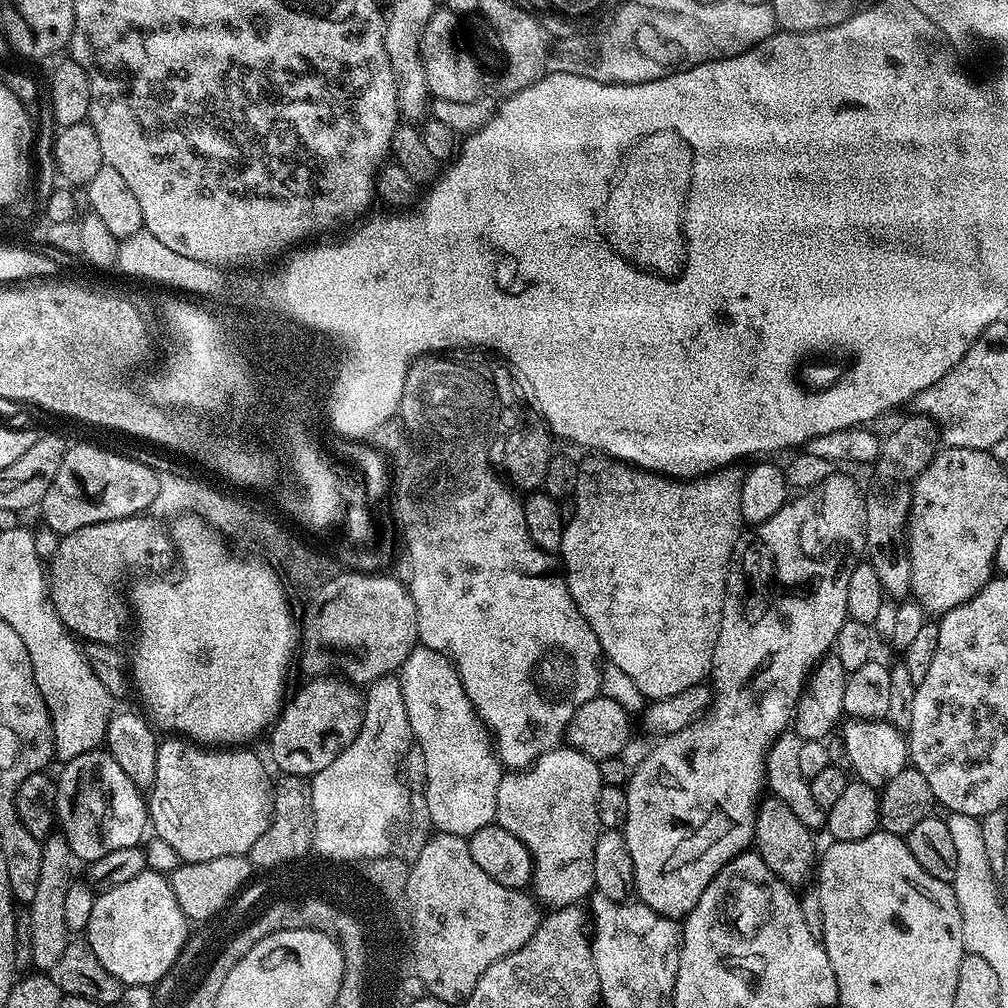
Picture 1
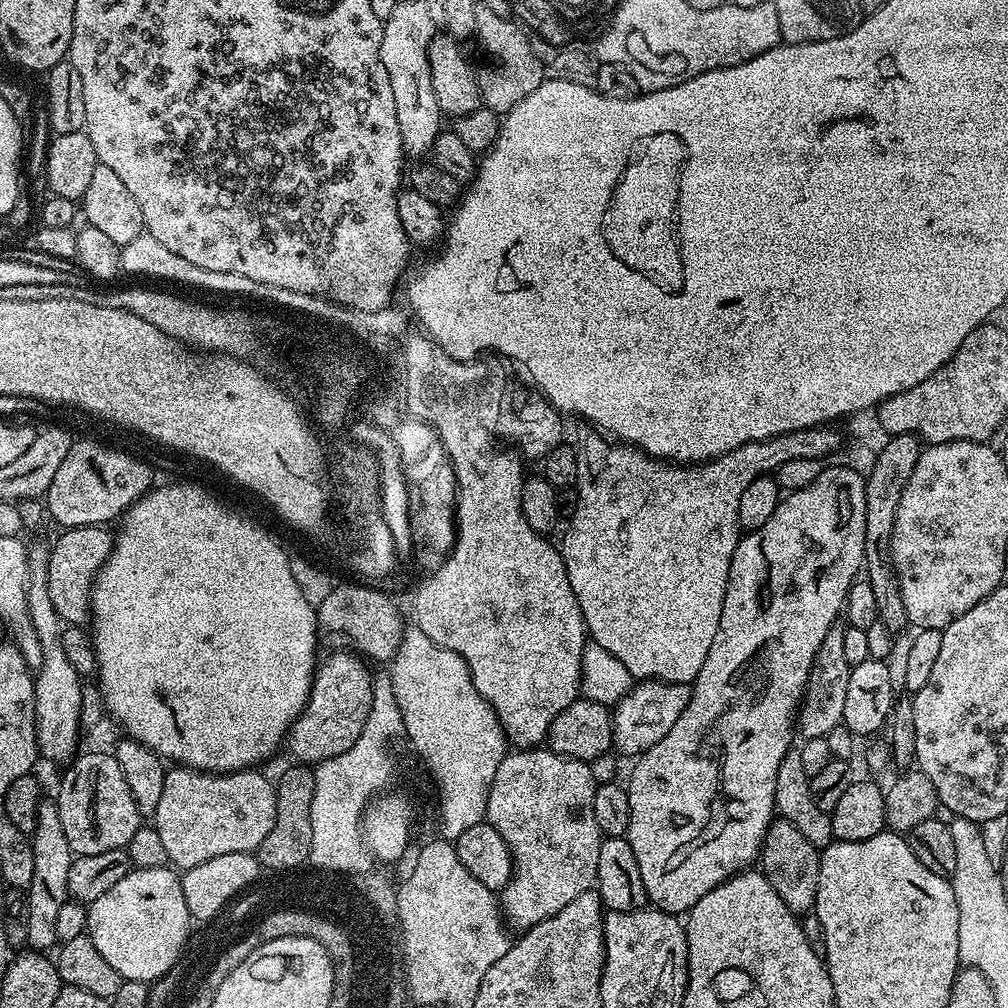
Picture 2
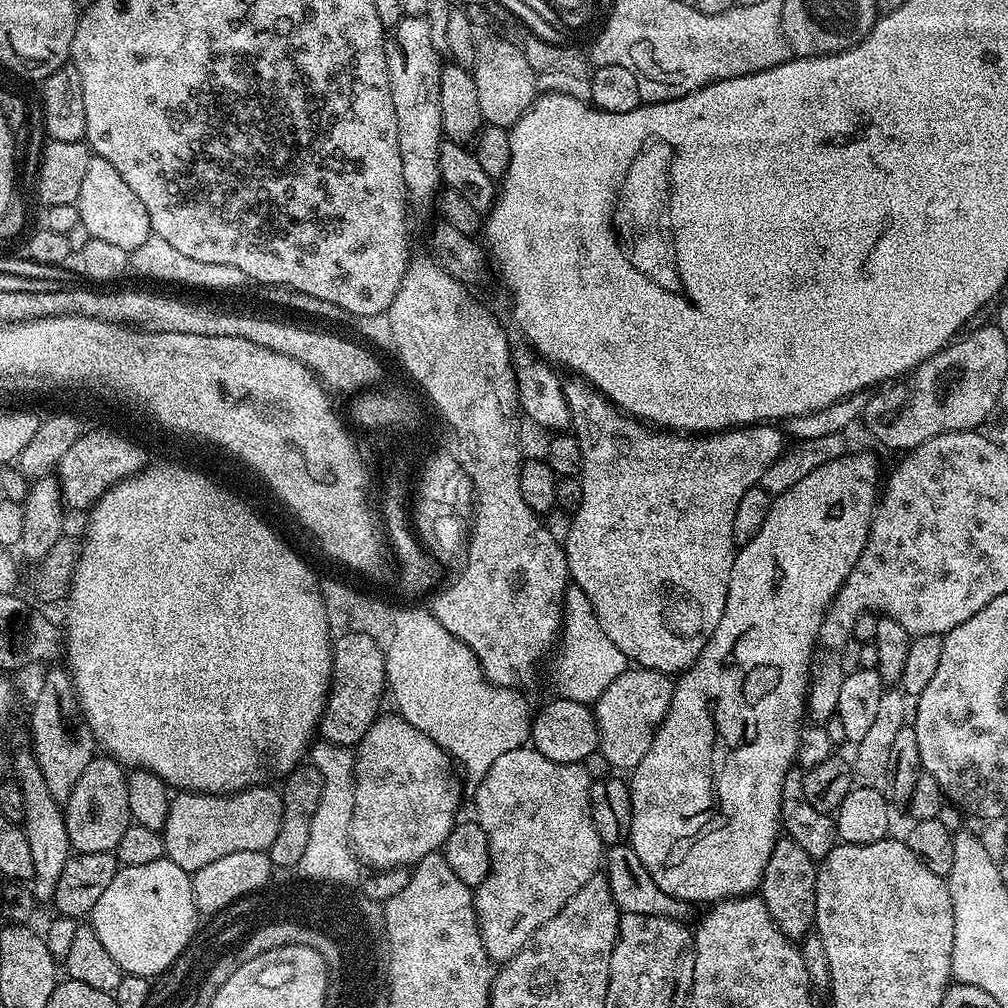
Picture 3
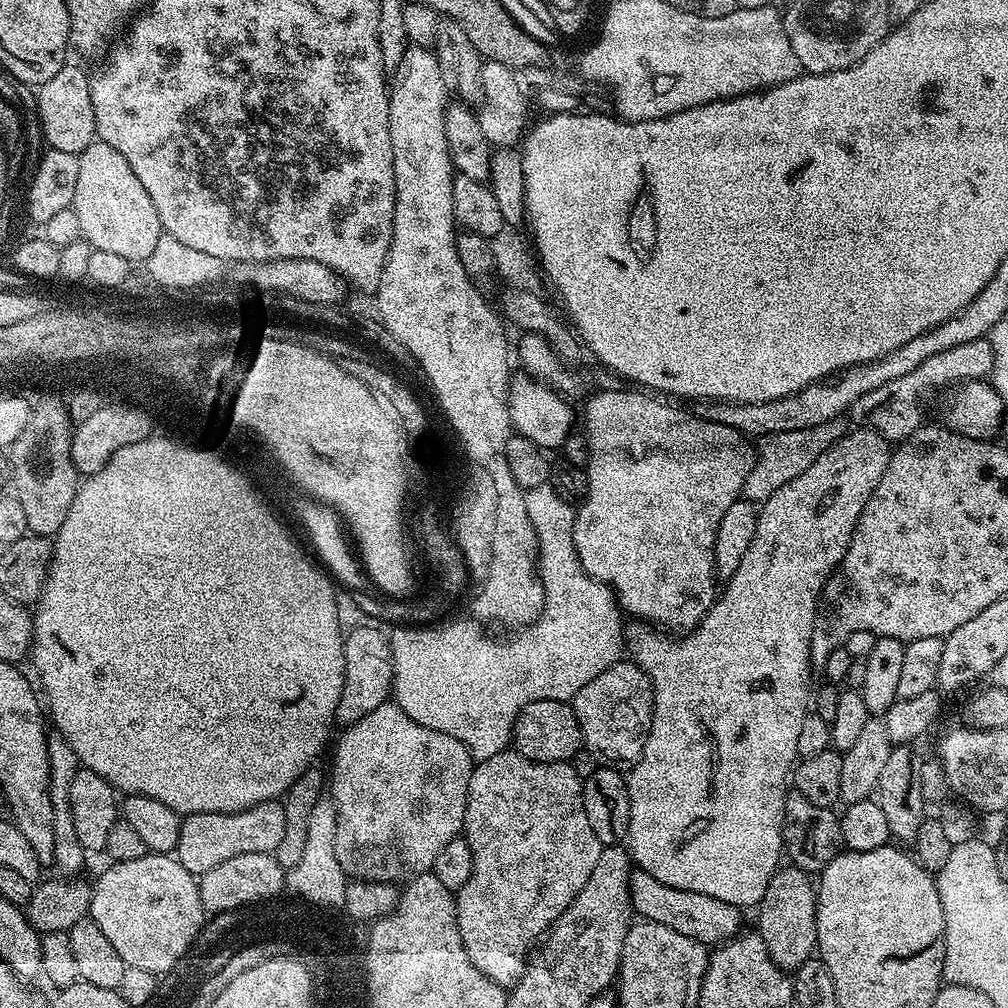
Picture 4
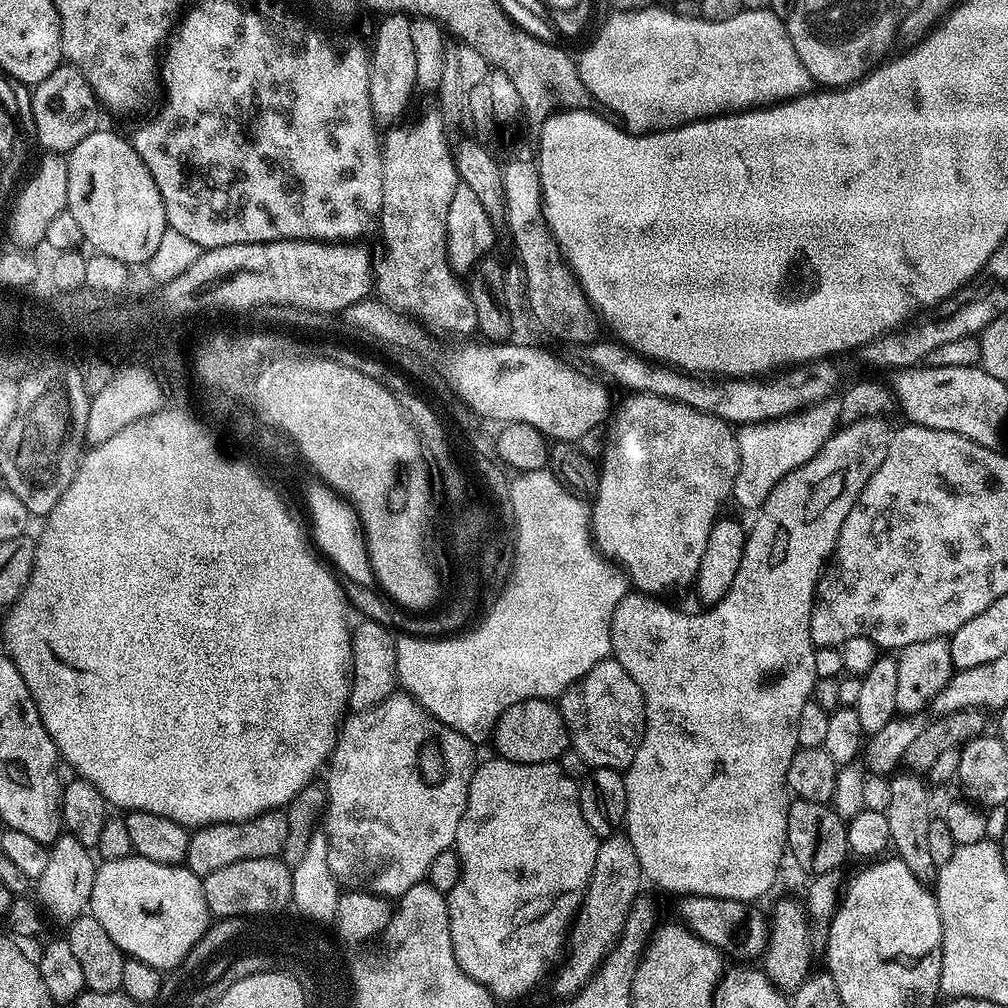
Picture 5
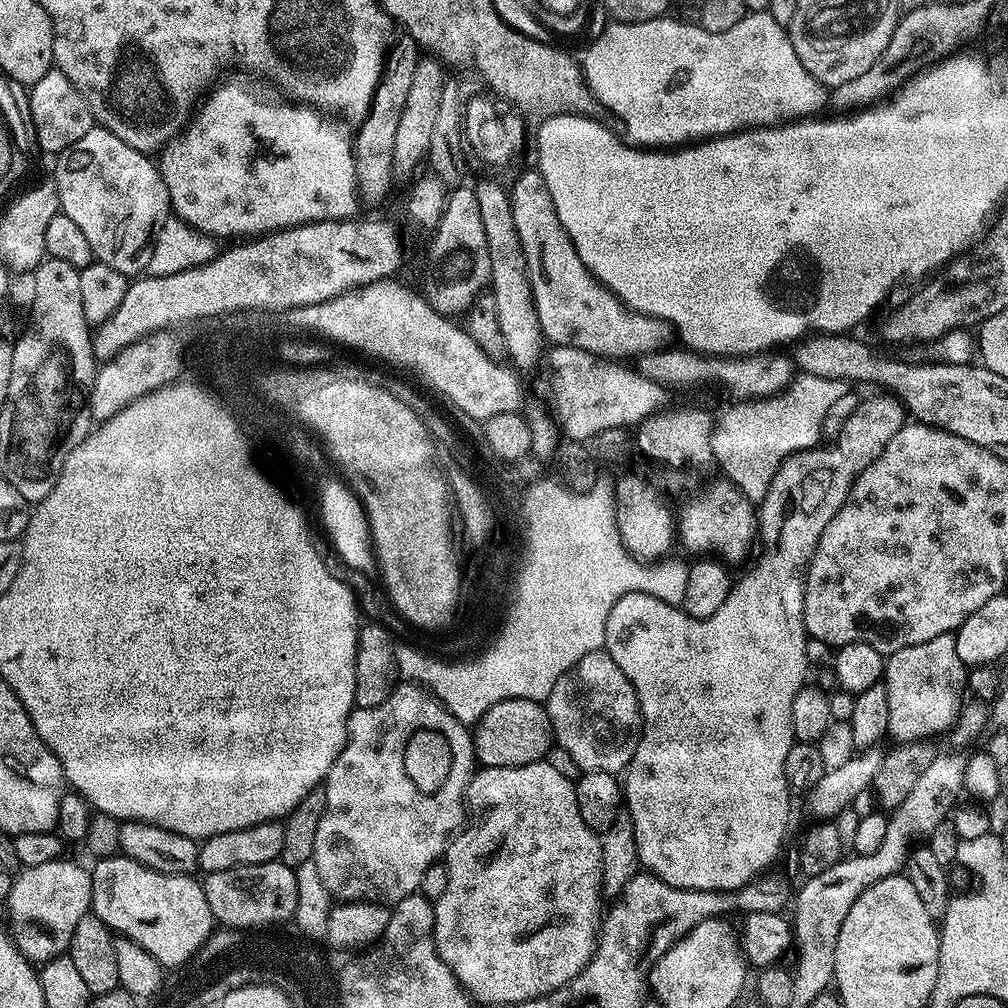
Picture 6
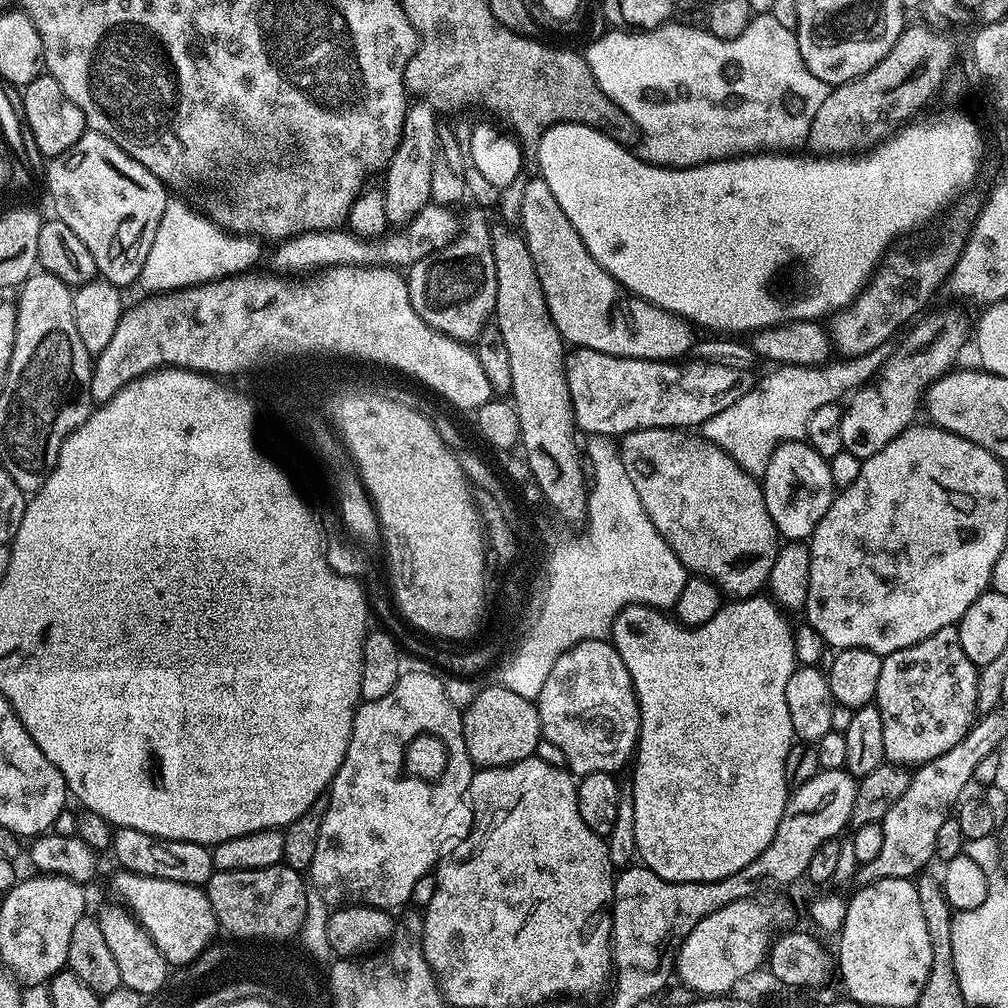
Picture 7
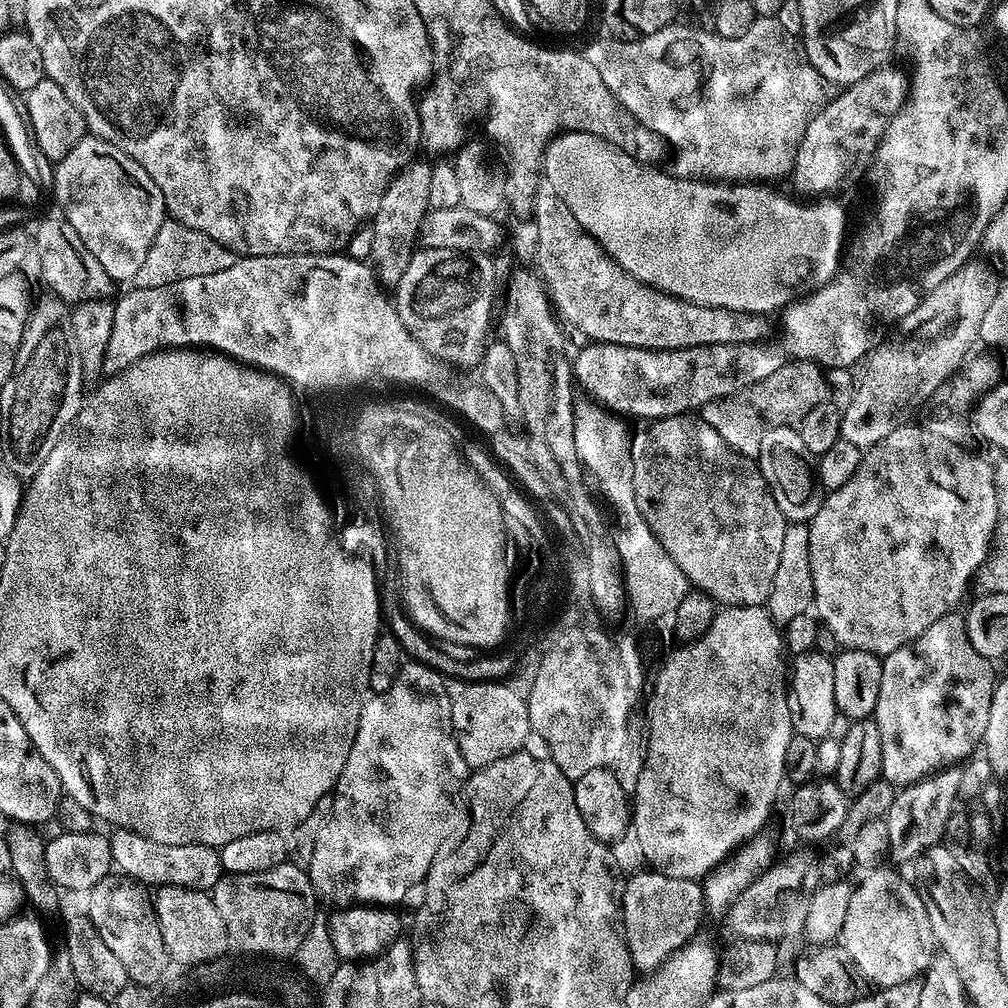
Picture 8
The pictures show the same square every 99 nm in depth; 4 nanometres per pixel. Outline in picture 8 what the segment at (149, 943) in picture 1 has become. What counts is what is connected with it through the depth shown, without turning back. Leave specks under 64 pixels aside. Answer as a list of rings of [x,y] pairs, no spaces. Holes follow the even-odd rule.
[[[166,886],[154,892],[156,917],[162,926],[162,938],[166,942],[166,950],[173,961],[195,966],[207,965],[210,960],[218,960],[224,956],[224,927],[222,914],[218,914],[218,906],[214,906],[211,895],[207,892]]]

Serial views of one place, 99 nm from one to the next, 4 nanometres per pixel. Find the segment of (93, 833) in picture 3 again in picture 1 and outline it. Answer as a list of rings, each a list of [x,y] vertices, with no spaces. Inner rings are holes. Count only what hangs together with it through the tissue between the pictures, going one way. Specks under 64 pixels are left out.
[[[106,750],[87,752],[61,768],[56,780],[56,818],[77,861],[93,862],[145,839],[144,828],[146,832],[150,824],[145,793],[126,778],[111,754]]]

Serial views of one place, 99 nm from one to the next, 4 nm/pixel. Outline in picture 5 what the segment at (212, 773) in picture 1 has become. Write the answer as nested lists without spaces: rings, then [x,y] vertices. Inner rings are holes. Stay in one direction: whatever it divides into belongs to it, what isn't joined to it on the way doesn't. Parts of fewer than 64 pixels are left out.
[[[286,811],[263,812],[242,822],[211,824],[195,829],[189,835],[184,864],[195,876],[205,877],[222,870],[222,866],[234,866],[234,862],[246,862],[250,858],[279,857],[286,846]]]

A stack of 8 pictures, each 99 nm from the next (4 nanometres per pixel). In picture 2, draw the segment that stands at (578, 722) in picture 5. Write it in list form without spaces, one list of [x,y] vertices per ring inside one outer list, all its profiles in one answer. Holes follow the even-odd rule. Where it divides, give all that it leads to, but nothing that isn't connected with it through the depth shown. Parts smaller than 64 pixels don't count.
[[[662,680],[639,681],[611,709],[612,743],[615,751],[625,752],[631,758],[636,758],[662,738],[666,738],[670,726],[678,722],[691,697],[692,688],[687,684],[666,684]]]

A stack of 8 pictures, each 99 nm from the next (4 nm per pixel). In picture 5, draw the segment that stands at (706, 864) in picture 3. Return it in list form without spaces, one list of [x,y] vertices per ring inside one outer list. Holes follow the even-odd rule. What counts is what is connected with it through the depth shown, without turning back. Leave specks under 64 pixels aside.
[[[883,415],[871,416],[870,418],[862,418],[853,424],[845,424],[839,430],[833,432],[832,437],[822,446],[822,450],[818,450],[818,454],[814,458],[810,458],[810,462],[806,462],[802,466],[798,466],[794,470],[790,470],[790,474],[786,474],[778,482],[778,486],[774,486],[774,490],[770,490],[770,498],[766,498],[766,502],[755,513],[756,521],[752,524],[752,529],[749,527],[746,532],[744,541],[744,550],[740,554],[740,565],[738,566],[738,574],[732,576],[730,582],[730,590],[724,592],[724,597],[721,600],[715,601],[705,612],[696,612],[691,616],[688,612],[679,612],[676,608],[671,608],[668,604],[663,604],[663,599],[657,598],[652,594],[645,594],[639,590],[629,591],[627,596],[623,596],[618,603],[612,615],[612,621],[608,627],[608,642],[610,645],[611,655],[620,663],[622,670],[626,670],[626,674],[630,674],[630,678],[634,678],[634,682],[638,682],[638,690],[642,690],[644,695],[644,713],[646,714],[646,722],[644,723],[644,733],[640,739],[638,750],[634,754],[634,758],[629,762],[626,771],[623,773],[624,785],[626,786],[626,814],[624,815],[624,824],[626,825],[626,835],[630,838],[630,846],[634,846],[634,854],[638,854],[638,862],[640,870],[645,881],[653,880],[660,888],[665,888],[668,892],[680,892],[684,896],[713,896],[714,898],[726,898],[727,900],[742,900],[745,902],[756,902],[759,896],[764,896],[772,888],[772,883],[776,880],[776,875],[781,875],[782,865],[786,860],[786,845],[788,842],[788,806],[790,803],[790,793],[784,779],[786,778],[786,770],[790,766],[790,758],[794,758],[798,745],[792,741],[792,731],[798,730],[798,714],[802,714],[802,706],[810,699],[813,699],[813,688],[817,676],[814,668],[814,656],[816,648],[812,642],[810,634],[810,614],[812,613],[812,602],[816,598],[816,583],[820,581],[820,573],[824,570],[824,565],[829,559],[831,552],[835,548],[836,538],[840,533],[842,522],[846,522],[846,514],[850,514],[850,510],[854,506],[854,502],[858,498],[858,494],[862,494],[862,490],[866,486],[866,482],[874,474],[874,470],[878,470],[878,466],[882,466],[882,458],[886,458],[886,450],[890,446],[890,438],[894,431],[893,425],[888,425],[884,421]]]

